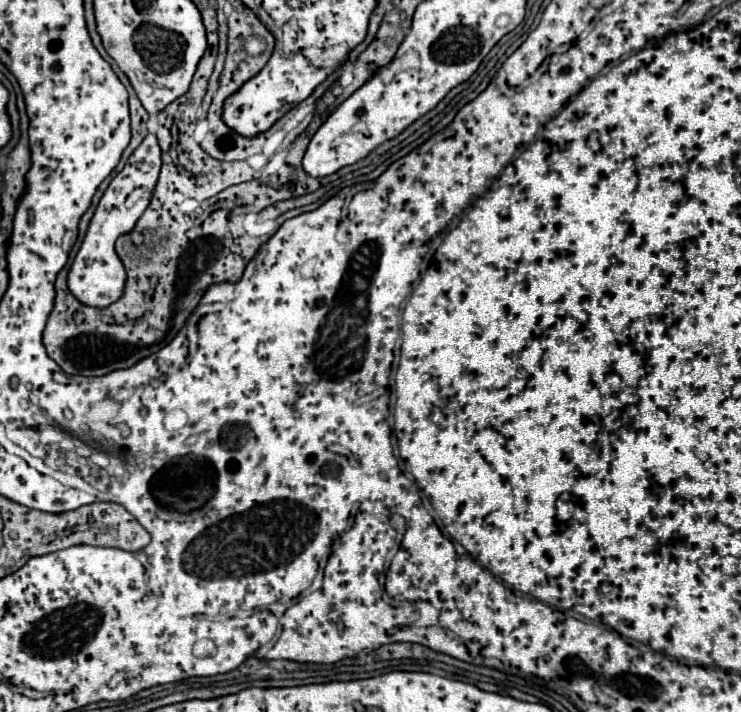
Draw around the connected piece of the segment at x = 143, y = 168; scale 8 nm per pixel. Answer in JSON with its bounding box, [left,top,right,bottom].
[68,134,162,308]

